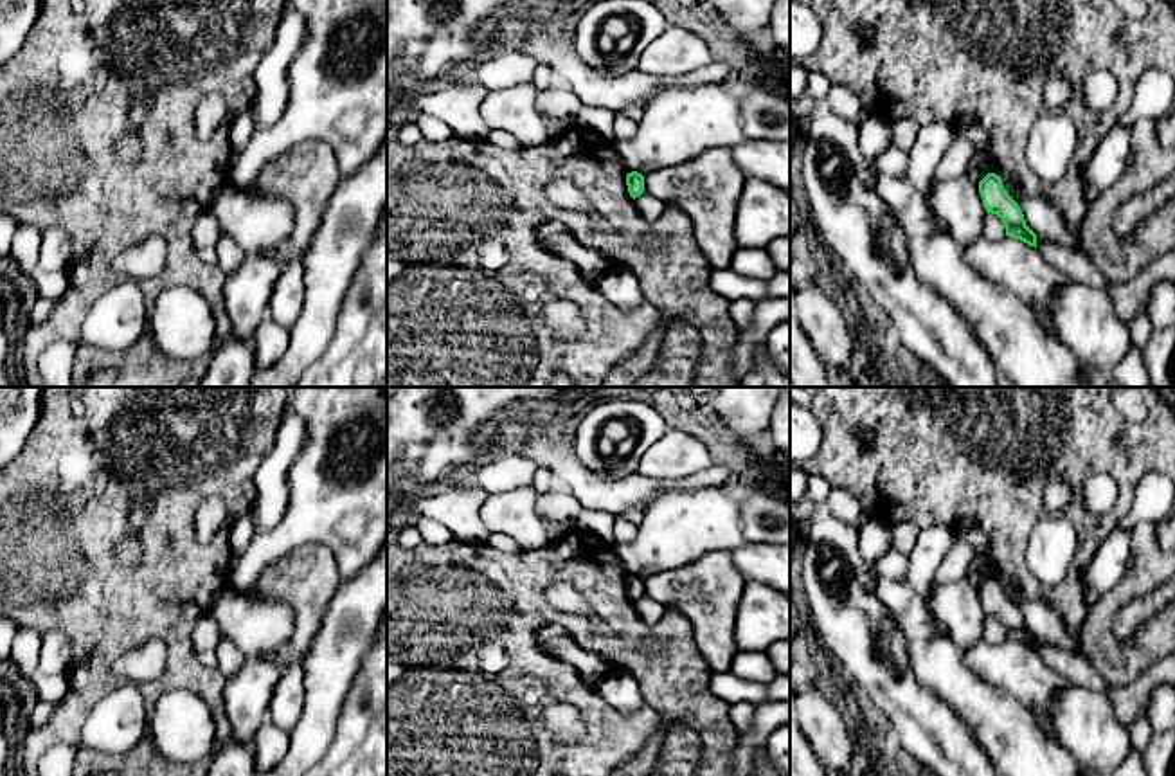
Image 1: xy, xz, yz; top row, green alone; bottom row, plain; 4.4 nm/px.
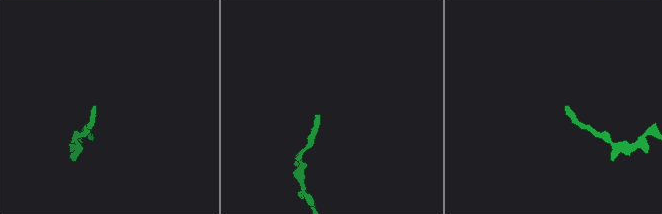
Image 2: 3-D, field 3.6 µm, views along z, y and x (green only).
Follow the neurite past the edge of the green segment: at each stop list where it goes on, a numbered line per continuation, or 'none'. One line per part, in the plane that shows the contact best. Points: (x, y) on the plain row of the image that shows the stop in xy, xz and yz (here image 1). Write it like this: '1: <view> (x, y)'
none

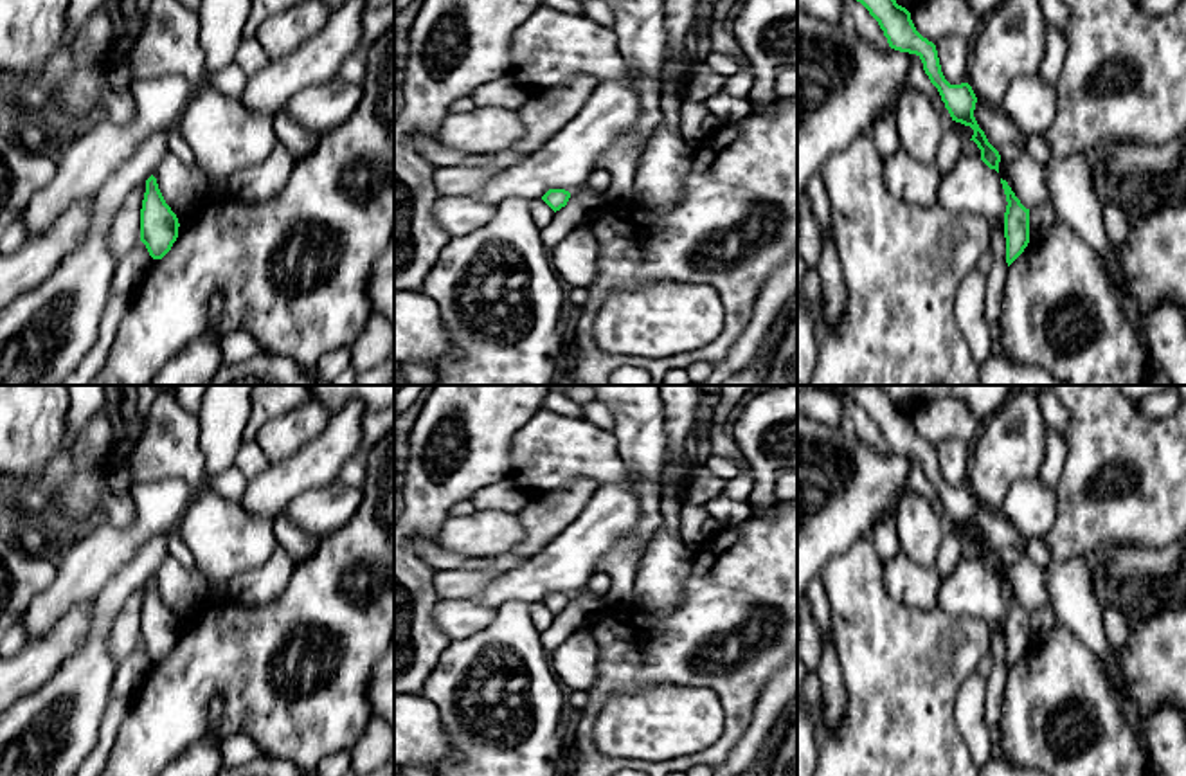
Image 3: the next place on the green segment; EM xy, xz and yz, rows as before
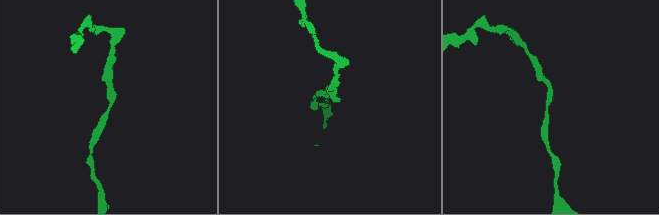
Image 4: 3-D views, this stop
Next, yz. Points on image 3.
none

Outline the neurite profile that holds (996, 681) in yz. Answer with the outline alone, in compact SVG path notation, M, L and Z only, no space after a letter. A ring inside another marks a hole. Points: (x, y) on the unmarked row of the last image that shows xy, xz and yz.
M1004 619L992 627L990 652L995 659L992 673L986 679L986 702L984 702L984 720L992 742L992 758L1004 756L1001 745L1001 717L1002 717L1002 697L1008 675L1006 666L1006 641L1004 641Z

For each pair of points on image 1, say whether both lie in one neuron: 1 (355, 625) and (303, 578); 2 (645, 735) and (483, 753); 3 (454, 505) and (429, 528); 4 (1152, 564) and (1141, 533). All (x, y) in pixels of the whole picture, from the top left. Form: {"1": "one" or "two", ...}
{"1": "two", "2": "one", "3": "two", "4": "one"}

